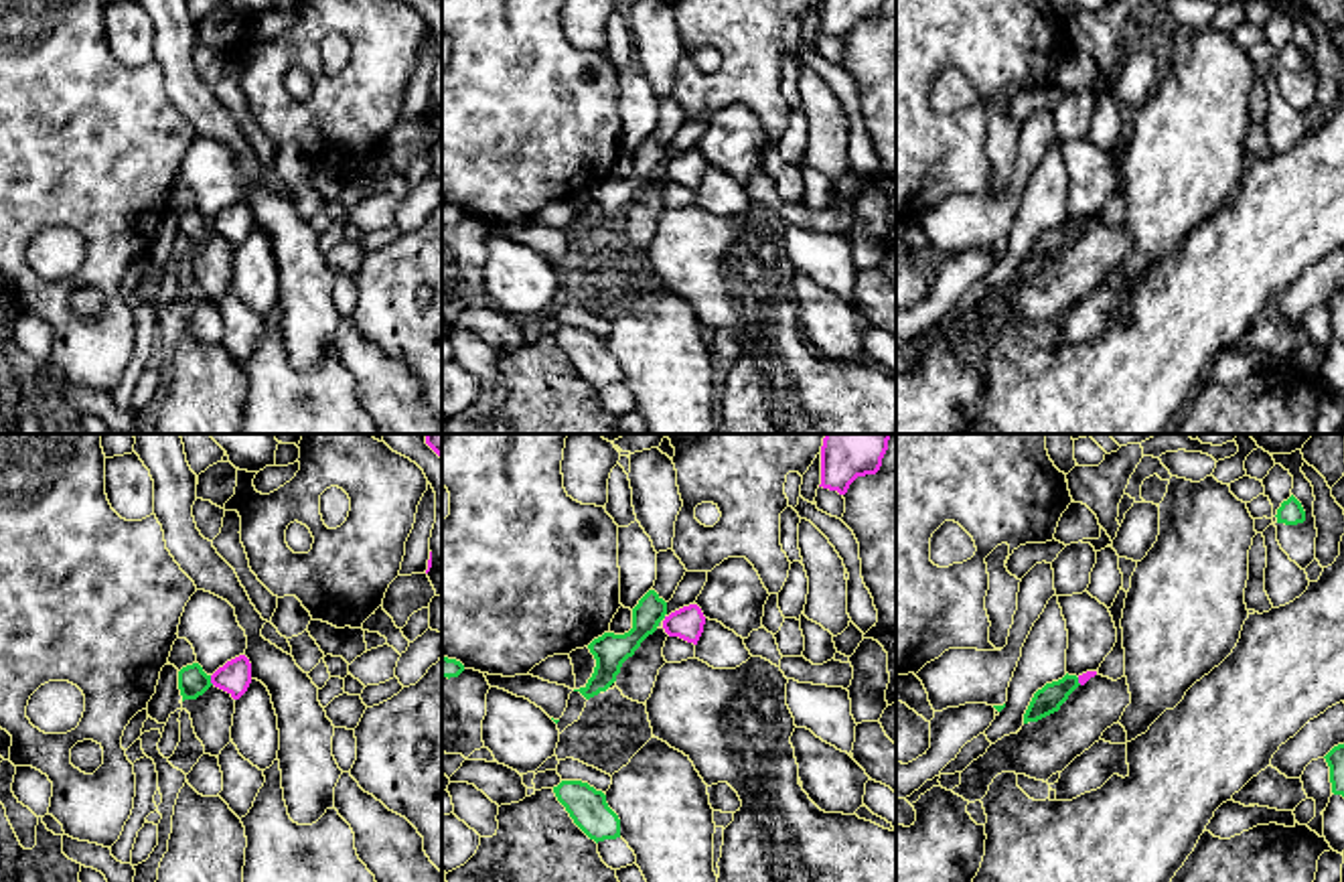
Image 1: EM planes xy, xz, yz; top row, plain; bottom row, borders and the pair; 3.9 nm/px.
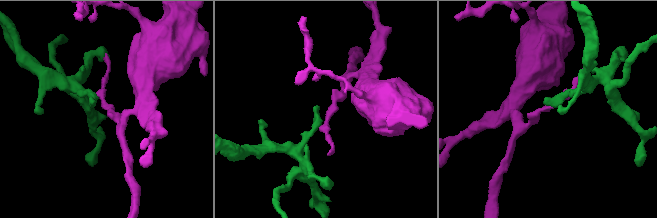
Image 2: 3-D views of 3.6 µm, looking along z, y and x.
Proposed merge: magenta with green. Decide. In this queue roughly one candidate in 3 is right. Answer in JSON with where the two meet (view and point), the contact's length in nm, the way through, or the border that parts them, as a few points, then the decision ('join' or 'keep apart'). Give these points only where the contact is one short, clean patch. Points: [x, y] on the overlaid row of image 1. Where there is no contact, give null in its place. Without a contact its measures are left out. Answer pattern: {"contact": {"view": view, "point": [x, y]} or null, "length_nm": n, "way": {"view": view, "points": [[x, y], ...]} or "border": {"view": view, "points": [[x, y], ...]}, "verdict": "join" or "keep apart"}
{"contact": {"view": "xy", "point": [211, 680]}, "length_nm": 40, "border": {"view": "xy", "points": [[209, 676], [213, 684]]}, "verdict": "keep apart"}

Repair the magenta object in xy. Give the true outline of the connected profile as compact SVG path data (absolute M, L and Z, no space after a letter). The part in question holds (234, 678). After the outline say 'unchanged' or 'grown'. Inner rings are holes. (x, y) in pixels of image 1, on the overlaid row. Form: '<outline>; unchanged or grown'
M245 655L227 661L211 675L211 683L239 700L251 683L251 663Z; unchanged

